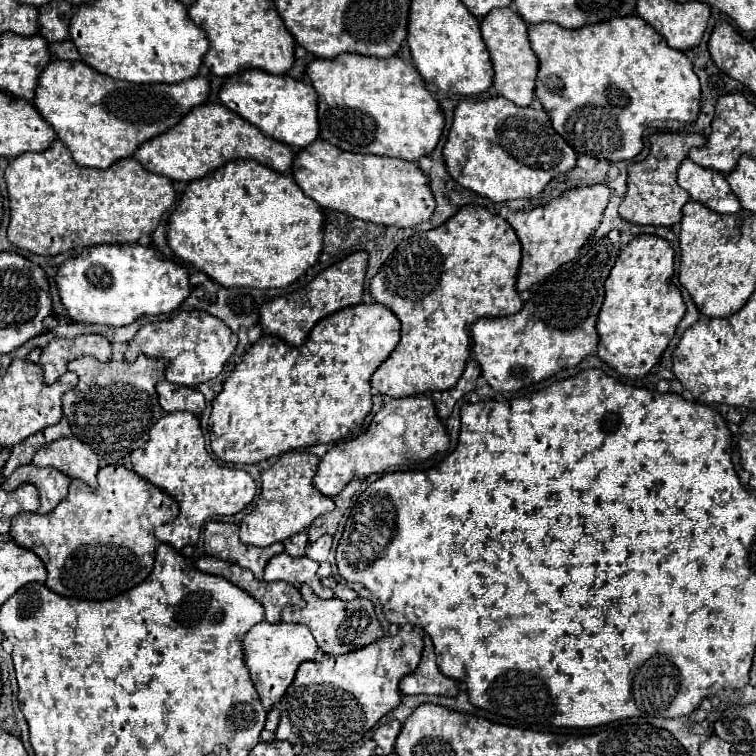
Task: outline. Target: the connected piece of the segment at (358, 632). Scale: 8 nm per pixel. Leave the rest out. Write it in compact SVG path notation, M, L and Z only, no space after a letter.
M302 585L300 587L300 593L306 601L306 607L286 607L282 611L282 621L286 623L302 623L306 625L318 647L328 653L328 655L344 655L344 653L350 653L350 651L356 651L356 649L362 649L370 643L374 643L376 639L382 637L382 627L376 619L376 613L374 613L374 605L368 601L368 599L360 599L356 597L354 601L342 601L342 599L318 599L314 597L314 591L308 589L308 585Z

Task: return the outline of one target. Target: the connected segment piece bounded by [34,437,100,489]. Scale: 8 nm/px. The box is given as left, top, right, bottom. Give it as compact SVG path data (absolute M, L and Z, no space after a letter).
M62 437L54 443L46 443L34 457L38 467L54 467L70 479L82 479L96 489L96 473L100 469L98 455L78 441L76 437Z

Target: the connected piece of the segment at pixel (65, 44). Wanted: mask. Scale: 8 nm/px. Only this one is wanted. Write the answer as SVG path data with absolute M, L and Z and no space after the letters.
M62 41L62 43L50 43L50 55L52 59L66 59L66 61L78 61L80 53L74 49L72 41Z

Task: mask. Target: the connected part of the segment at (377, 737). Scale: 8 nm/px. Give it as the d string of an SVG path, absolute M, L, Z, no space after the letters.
M388 721L388 723L384 723L384 725L380 725L380 727L376 729L376 733L374 733L372 739L374 739L376 745L382 749L384 755L394 753L394 741L396 741L400 729L402 729L402 725L400 725L398 721Z

